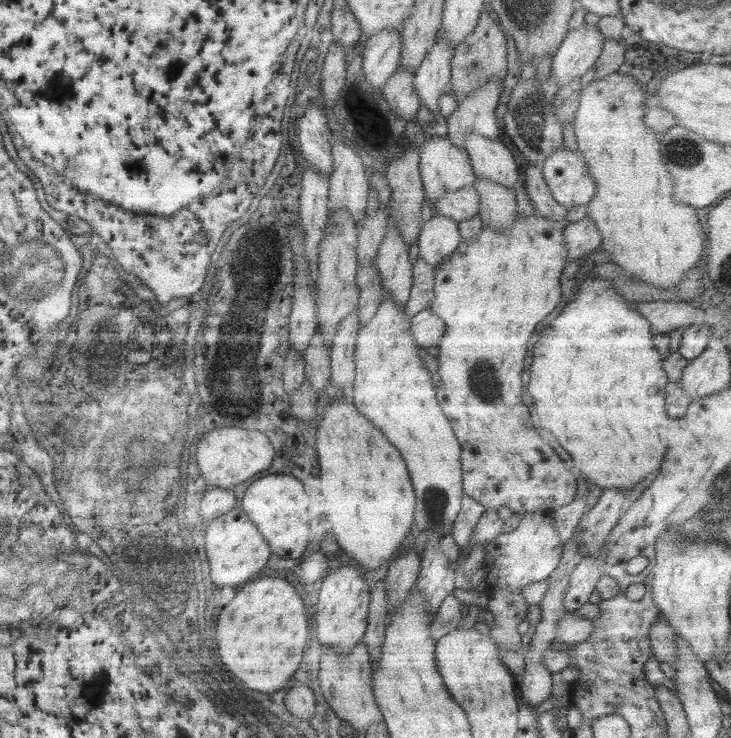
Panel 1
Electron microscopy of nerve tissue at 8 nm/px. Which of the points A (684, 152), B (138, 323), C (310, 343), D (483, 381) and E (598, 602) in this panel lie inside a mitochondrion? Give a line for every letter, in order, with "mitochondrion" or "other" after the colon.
A: mitochondrion
B: other
C: other
D: mitochondrion
E: other

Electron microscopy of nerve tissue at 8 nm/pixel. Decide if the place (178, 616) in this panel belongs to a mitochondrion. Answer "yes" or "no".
yes

